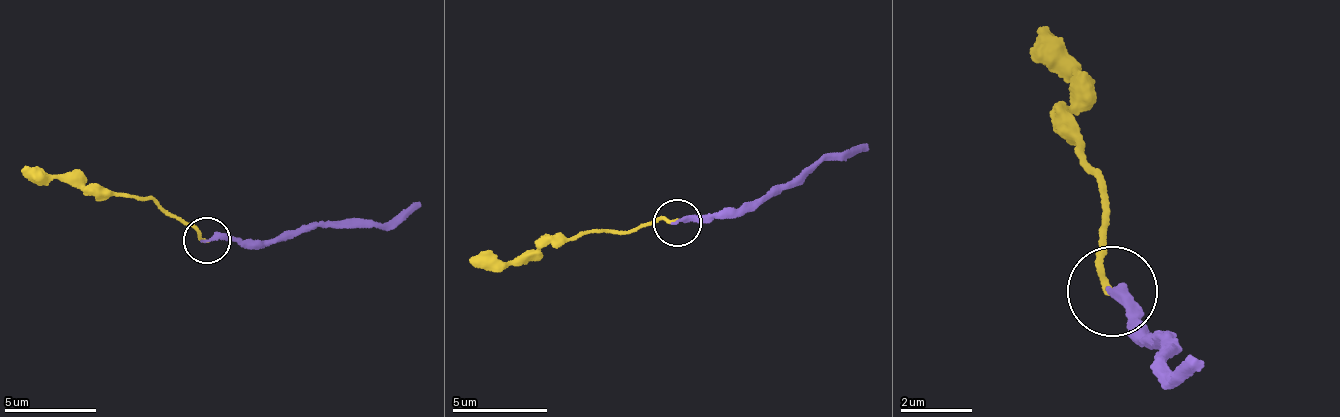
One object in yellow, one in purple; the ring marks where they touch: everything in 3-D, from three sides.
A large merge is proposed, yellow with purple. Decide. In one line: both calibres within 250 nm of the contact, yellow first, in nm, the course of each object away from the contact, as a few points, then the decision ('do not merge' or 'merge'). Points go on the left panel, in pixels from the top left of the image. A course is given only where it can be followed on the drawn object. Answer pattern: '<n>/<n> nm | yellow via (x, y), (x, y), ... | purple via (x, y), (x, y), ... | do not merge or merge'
180/240 nm | yellow via (203, 239), (151, 197), (94, 198), (55, 174), (30, 177), (23, 170) | purple via (207, 239), (287, 240), (314, 228), (403, 220), (420, 200) | do not merge

